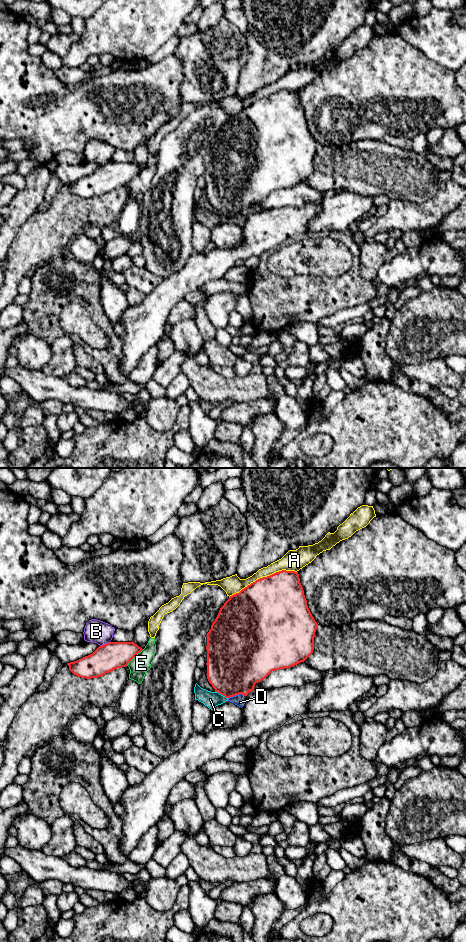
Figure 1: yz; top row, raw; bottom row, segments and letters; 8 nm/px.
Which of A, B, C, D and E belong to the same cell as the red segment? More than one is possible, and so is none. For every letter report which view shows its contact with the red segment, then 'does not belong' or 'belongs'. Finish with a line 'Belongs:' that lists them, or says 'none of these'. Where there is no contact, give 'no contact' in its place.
A: yz | does not belong
B: yz | does not belong
C: yz | does not belong
D: yz | does not belong
E: yz | does not belong
Belongs: none of these

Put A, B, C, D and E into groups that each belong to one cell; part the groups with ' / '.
A / B / C D / E

